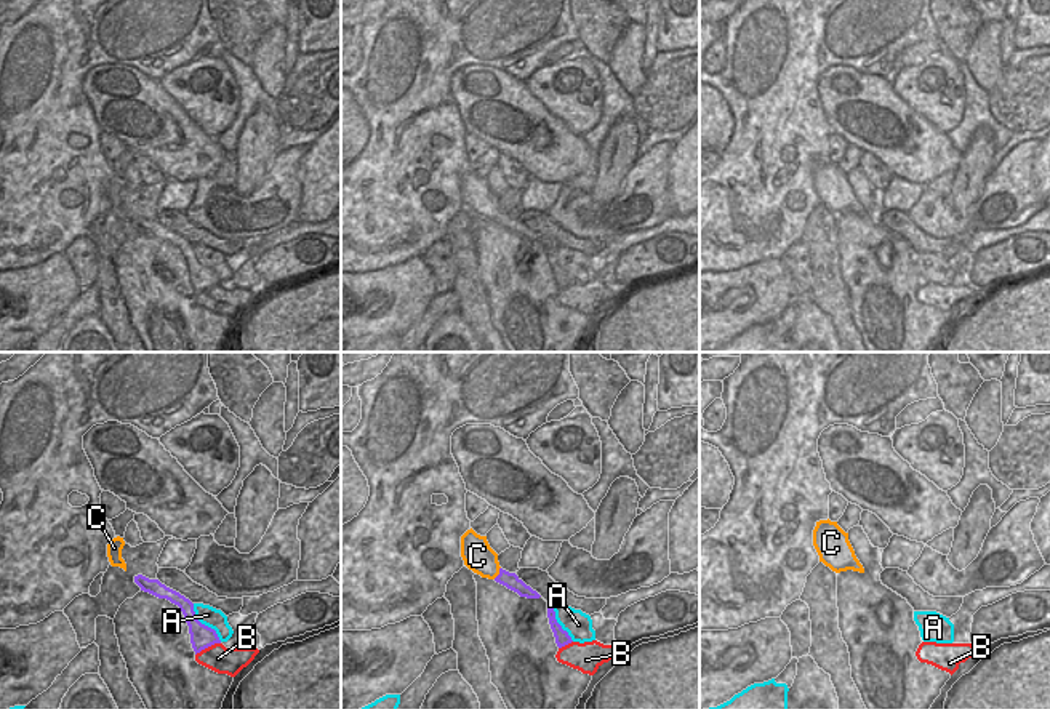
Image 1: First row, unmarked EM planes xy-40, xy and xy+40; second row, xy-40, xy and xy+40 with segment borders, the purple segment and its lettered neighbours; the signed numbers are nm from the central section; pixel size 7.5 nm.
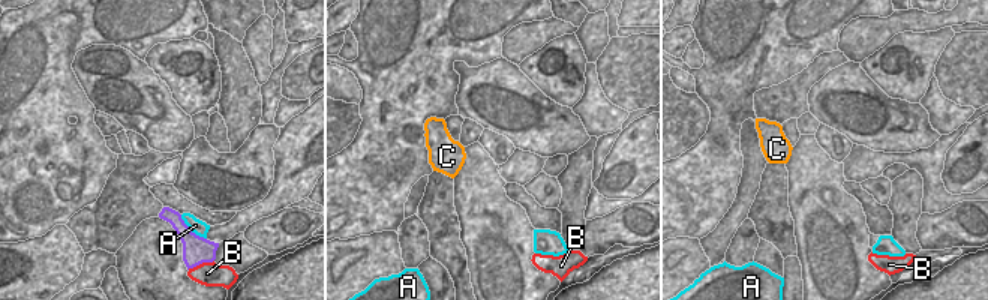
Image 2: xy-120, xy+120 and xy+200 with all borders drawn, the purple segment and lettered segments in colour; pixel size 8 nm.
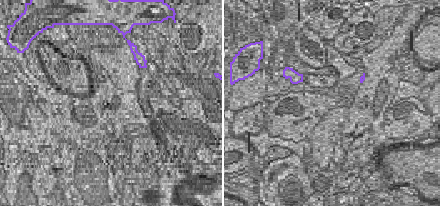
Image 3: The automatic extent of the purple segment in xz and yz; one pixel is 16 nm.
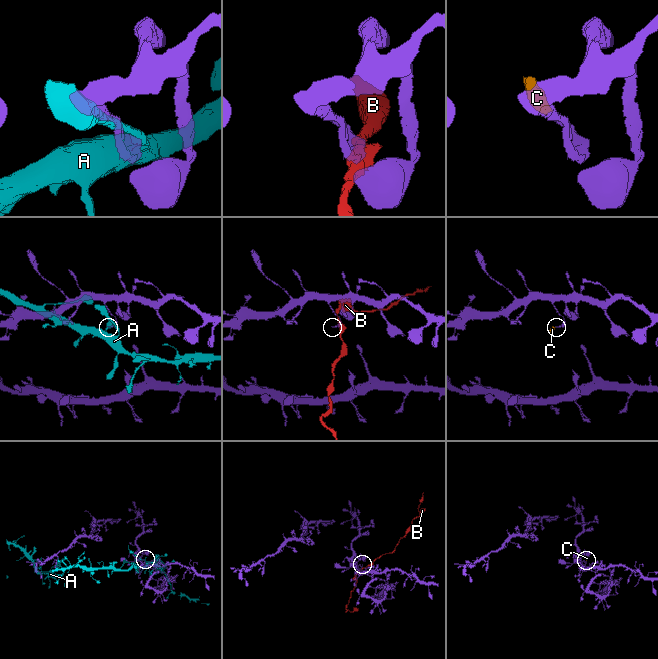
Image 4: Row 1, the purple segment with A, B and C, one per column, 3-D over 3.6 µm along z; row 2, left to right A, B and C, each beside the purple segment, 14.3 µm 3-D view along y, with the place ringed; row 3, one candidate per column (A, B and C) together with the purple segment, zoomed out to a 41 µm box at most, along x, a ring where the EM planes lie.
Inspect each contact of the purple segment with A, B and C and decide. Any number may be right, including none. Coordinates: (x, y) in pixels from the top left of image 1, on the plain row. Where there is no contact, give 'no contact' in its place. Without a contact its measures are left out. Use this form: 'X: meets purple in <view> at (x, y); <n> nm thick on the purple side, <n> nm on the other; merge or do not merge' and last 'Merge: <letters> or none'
A: meets purple in xy-40 at (204, 266); 170 nm thick on the purple side, 150 nm on the other; do not merge
B: meets purple in xy-40 at (207, 288); 170 nm thick on the purple side, 200 nm on the other; do not merge
C: meets purple in xy at (500, 215); 120 nm thick on the purple side, 220 nm on the other; do not merge
Merge: none

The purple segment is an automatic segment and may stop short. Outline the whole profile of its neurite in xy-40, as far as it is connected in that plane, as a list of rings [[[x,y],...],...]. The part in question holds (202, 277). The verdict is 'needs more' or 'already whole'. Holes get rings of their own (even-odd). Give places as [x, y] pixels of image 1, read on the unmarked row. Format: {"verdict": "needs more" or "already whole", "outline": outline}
{"verdict": "already whole", "outline": [[[142,216],[134,218],[134,224],[141,229],[141,232],[149,234],[158,240],[166,240],[171,245],[179,248],[189,267],[190,285],[195,296],[214,285],[221,285],[216,272],[202,266],[197,261],[194,253],[194,245],[189,240],[166,229],[158,221],[149,221]]]}

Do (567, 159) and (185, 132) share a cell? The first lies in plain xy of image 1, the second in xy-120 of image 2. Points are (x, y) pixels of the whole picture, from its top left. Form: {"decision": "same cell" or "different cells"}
{"decision": "same cell"}

